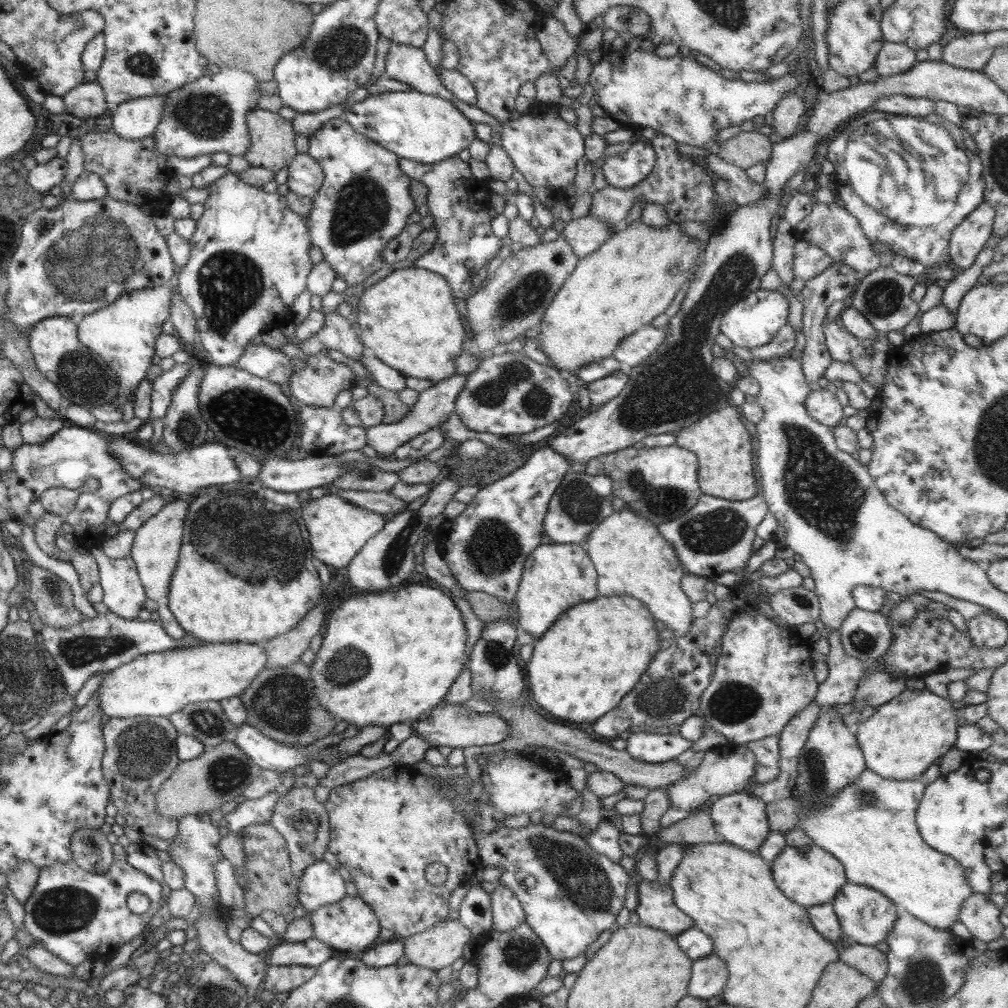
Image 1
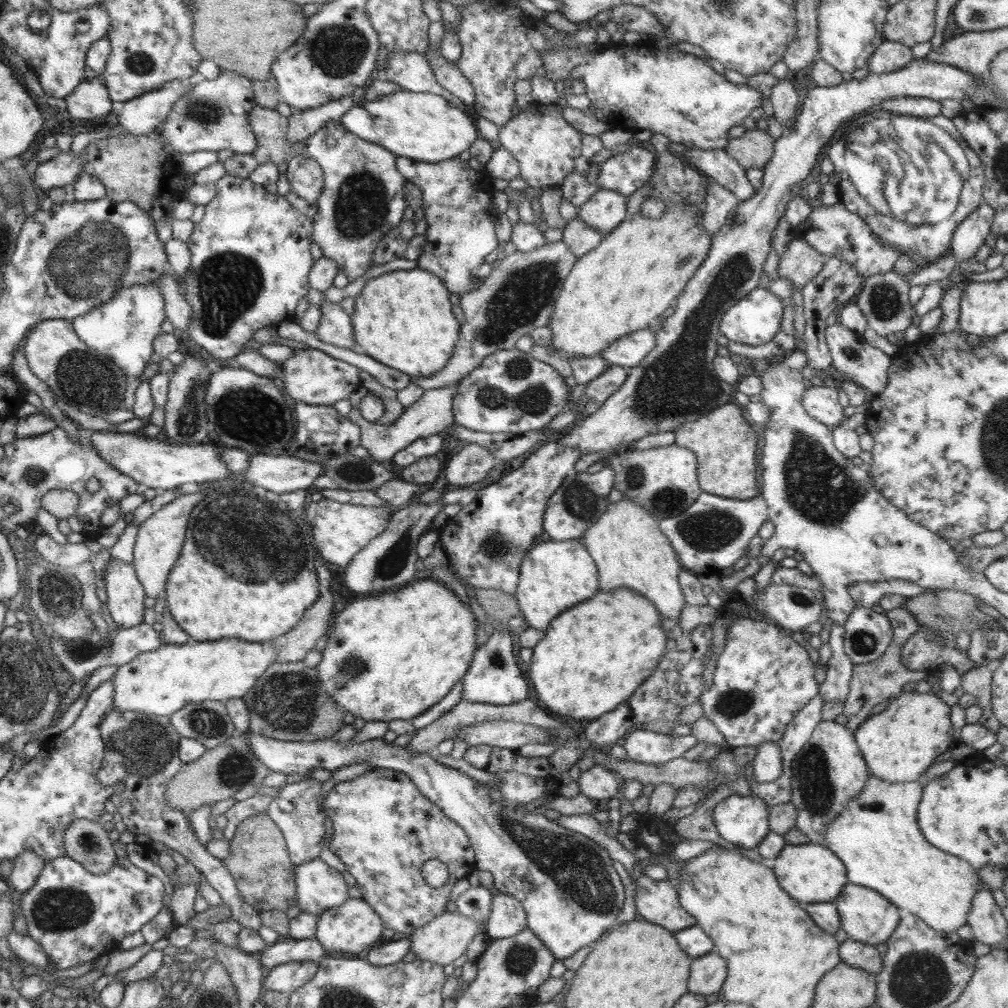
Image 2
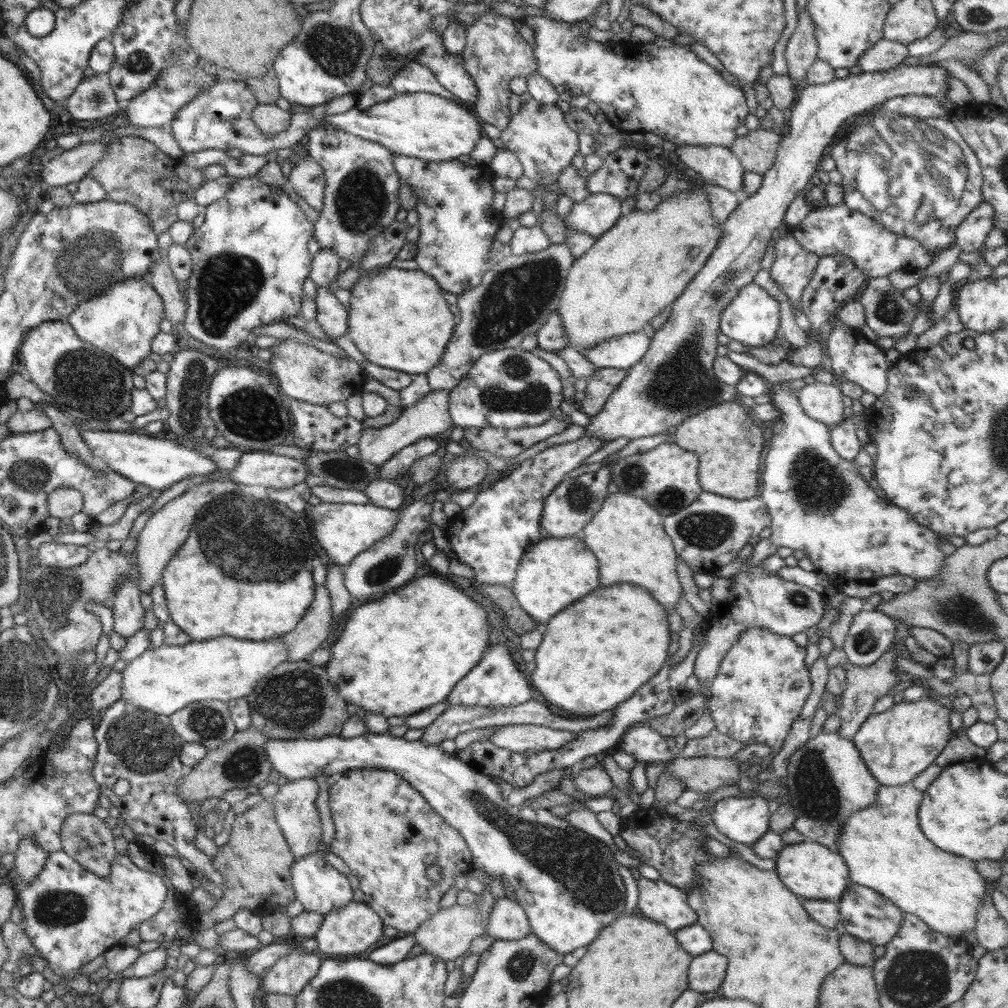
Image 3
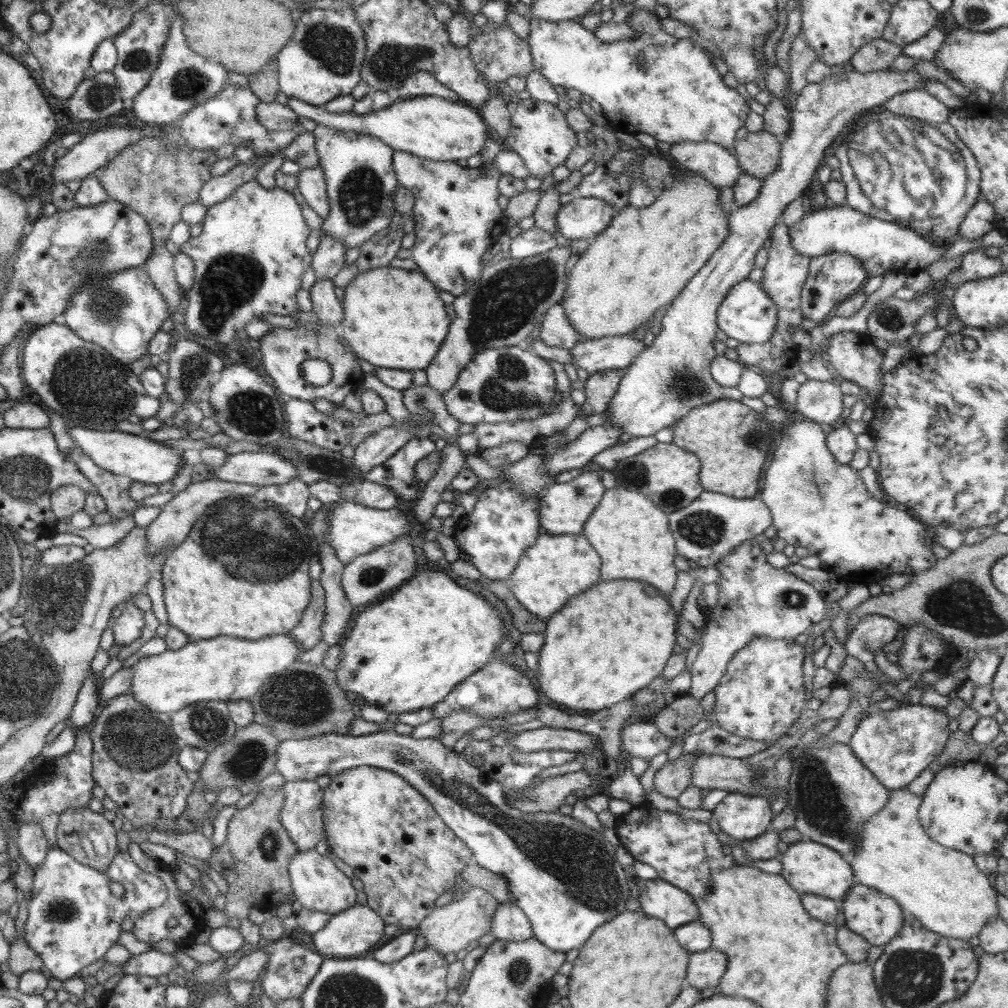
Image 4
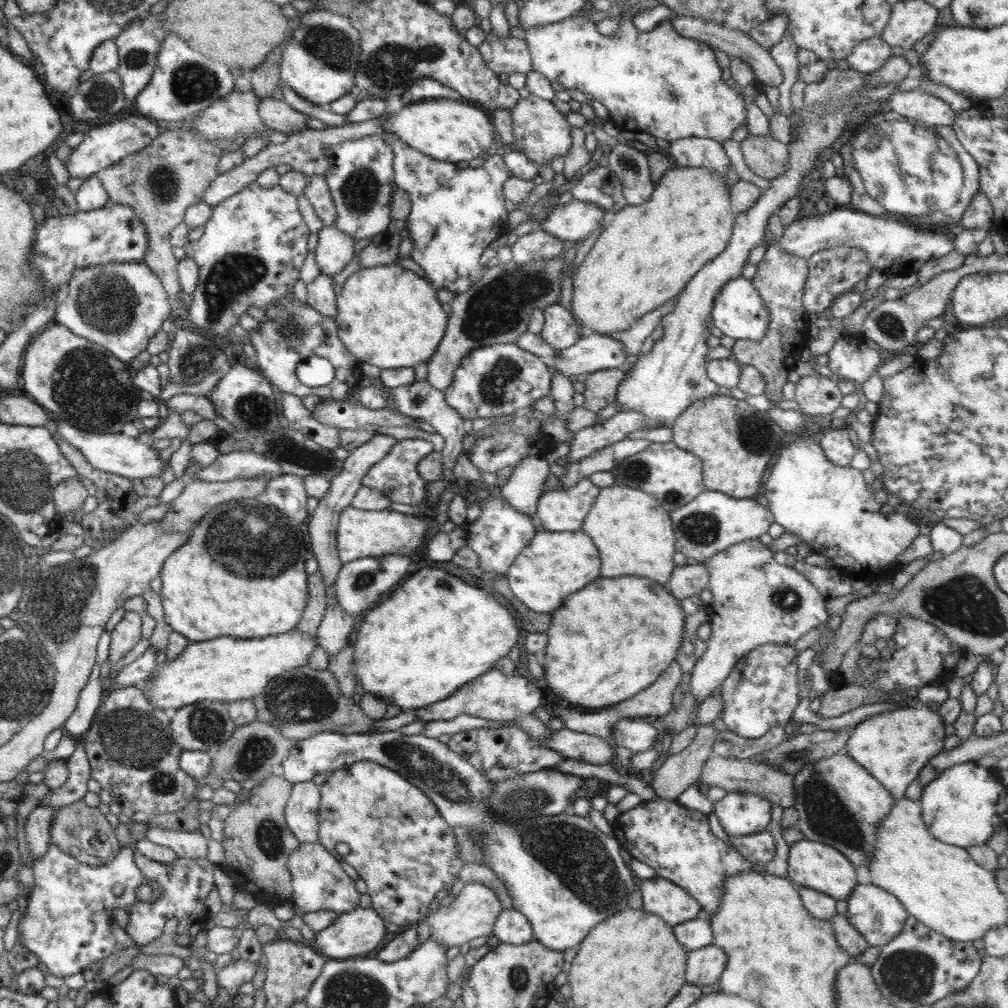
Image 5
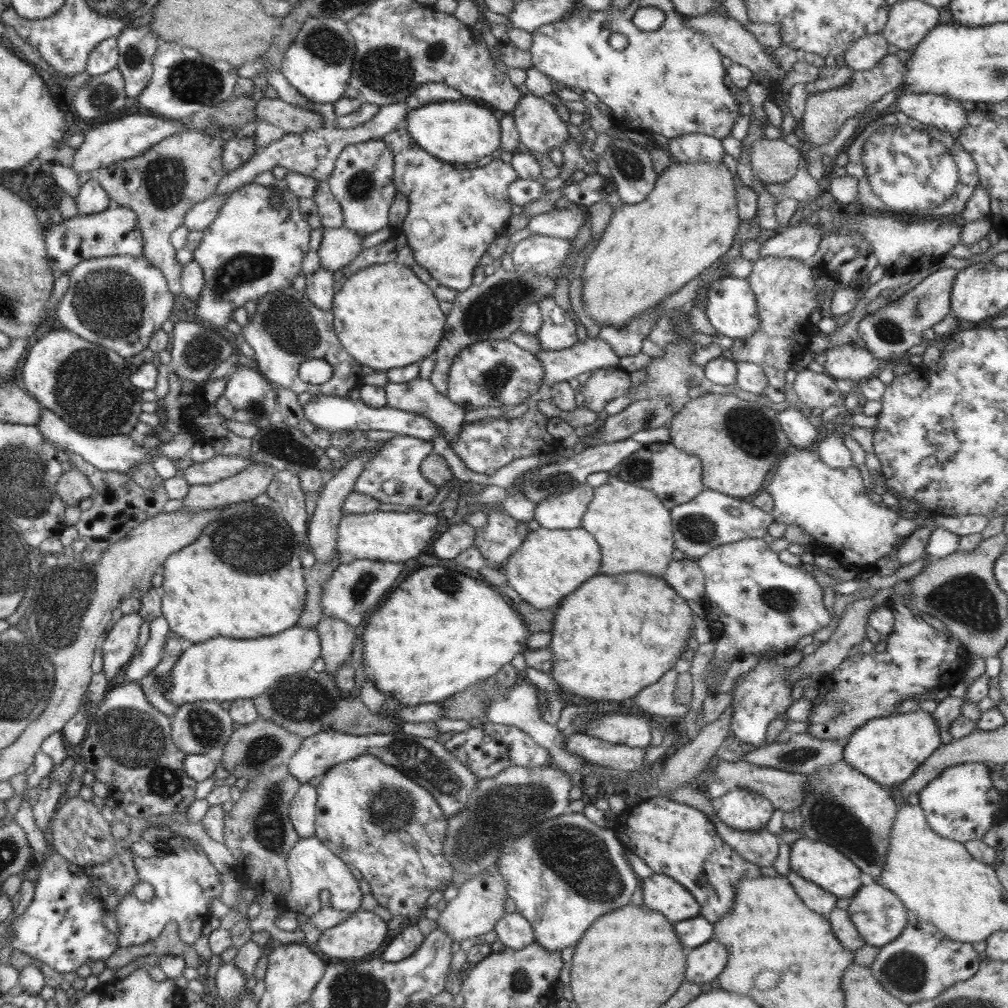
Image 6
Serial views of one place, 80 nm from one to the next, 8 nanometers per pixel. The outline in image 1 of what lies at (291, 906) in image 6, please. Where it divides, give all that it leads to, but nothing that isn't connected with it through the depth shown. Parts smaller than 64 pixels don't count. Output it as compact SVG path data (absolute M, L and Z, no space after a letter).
M324 860L308 865L299 878L299 893L297 894L299 904L310 913L321 906L334 904L347 895L344 882L338 868L326 863Z

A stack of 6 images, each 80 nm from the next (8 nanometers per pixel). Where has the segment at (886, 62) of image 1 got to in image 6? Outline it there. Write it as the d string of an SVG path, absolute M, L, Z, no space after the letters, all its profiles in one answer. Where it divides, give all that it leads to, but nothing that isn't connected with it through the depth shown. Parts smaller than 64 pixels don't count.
M881 34L862 36L844 54L846 65L852 70L866 70L878 66L878 62L889 54L889 44Z

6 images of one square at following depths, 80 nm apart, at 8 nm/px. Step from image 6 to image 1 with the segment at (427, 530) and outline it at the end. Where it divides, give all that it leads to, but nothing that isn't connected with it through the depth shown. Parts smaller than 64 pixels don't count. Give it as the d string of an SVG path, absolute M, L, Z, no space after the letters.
M326 494L318 500L304 497L300 508L304 518L313 555L328 567L347 568L356 553L384 528L384 517L377 512L358 507L344 499Z

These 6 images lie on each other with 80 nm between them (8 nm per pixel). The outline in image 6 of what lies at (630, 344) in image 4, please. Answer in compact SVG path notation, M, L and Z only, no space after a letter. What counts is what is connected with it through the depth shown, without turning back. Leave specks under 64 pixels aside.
M588 337L570 348L543 350L535 355L544 367L544 390L549 390L550 386L561 380L568 381L597 368L615 367L620 362L620 356L600 337Z

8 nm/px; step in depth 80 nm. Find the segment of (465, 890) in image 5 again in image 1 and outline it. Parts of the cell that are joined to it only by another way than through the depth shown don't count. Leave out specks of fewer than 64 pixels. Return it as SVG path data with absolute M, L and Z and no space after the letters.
M446 917L432 928L399 941L404 945L404 955L410 963L437 972L461 958L472 939L471 930L460 919Z

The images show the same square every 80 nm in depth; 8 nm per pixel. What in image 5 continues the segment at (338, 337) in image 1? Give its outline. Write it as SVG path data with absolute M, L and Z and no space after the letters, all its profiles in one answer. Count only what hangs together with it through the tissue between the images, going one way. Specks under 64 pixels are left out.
M320 273L312 282L307 284L306 303L320 314L334 320L337 315L336 297L334 281L330 275Z

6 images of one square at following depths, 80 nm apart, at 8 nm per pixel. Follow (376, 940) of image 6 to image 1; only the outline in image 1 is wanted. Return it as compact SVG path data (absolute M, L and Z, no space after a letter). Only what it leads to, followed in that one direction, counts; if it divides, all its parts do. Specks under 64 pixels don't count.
M346 895L342 900L334 904L327 904L317 908L310 913L308 918L311 920L314 929L314 938L320 943L330 946L334 951L367 951L368 946L378 938L381 926L374 911L360 897Z

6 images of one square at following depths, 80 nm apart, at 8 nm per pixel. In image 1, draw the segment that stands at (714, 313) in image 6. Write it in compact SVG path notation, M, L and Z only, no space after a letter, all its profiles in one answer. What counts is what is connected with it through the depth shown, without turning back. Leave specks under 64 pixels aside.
M759 288L730 306L721 318L719 329L739 352L746 354L754 346L772 342L779 328L788 323L788 309L788 299L780 291Z

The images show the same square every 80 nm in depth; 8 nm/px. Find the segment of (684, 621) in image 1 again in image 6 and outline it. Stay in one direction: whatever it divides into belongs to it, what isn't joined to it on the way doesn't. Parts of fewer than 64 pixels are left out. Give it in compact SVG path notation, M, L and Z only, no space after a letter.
M617 476L608 478L606 484L594 488L594 500L588 504L588 510L582 516L581 527L590 532L600 546L600 574L617 575L625 572L643 572L662 577L668 563L672 560L674 546L674 526L671 524L671 510L664 508L662 502L646 488L628 484Z

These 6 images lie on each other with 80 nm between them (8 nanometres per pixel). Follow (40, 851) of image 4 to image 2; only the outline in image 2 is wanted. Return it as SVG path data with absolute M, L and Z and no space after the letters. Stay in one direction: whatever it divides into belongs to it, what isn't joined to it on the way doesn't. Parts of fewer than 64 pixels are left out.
M27 850L21 852L12 862L13 869L7 883L16 897L25 895L43 871L45 860L34 851Z

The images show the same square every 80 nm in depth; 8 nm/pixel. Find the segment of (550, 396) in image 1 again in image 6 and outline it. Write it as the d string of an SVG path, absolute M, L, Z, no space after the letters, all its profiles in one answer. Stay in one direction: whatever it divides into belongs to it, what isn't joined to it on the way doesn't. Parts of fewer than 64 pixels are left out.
M481 340L462 348L452 361L445 395L466 412L483 406L506 406L509 409L535 392L544 390L543 378L543 364L534 353L510 340Z

